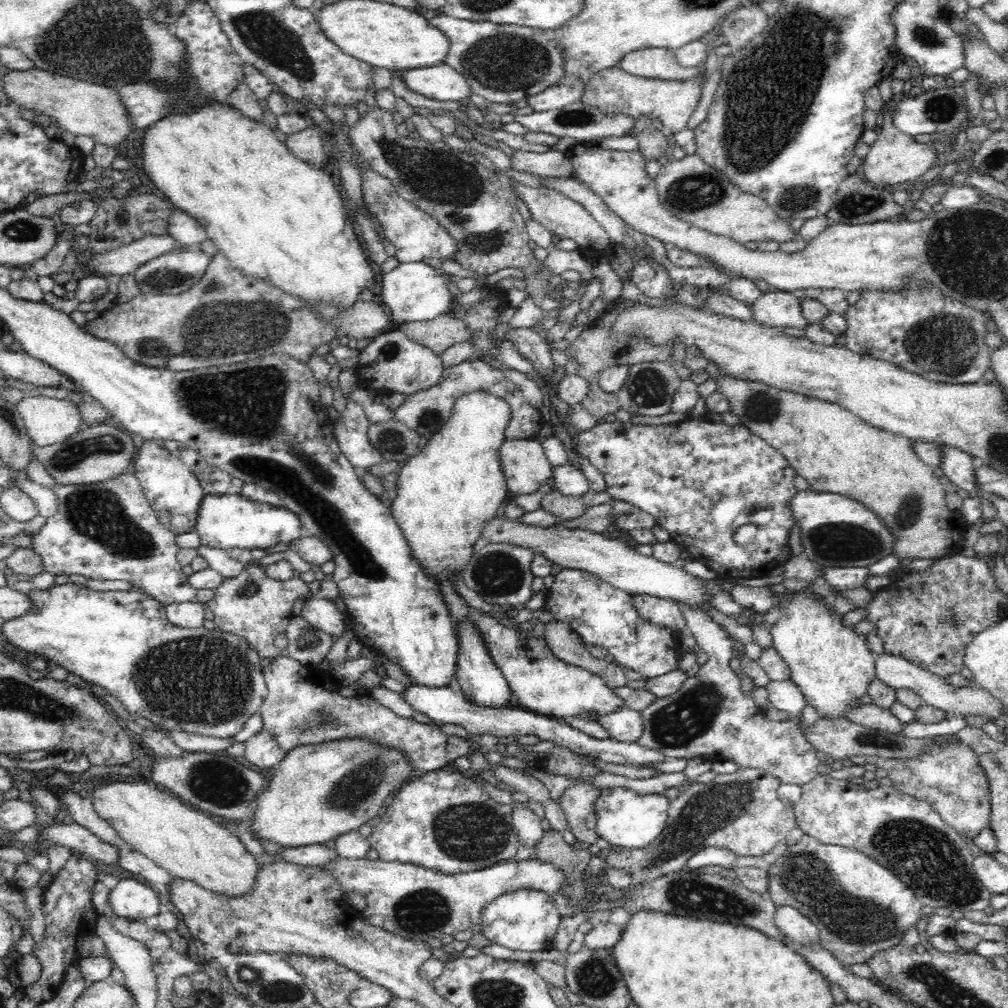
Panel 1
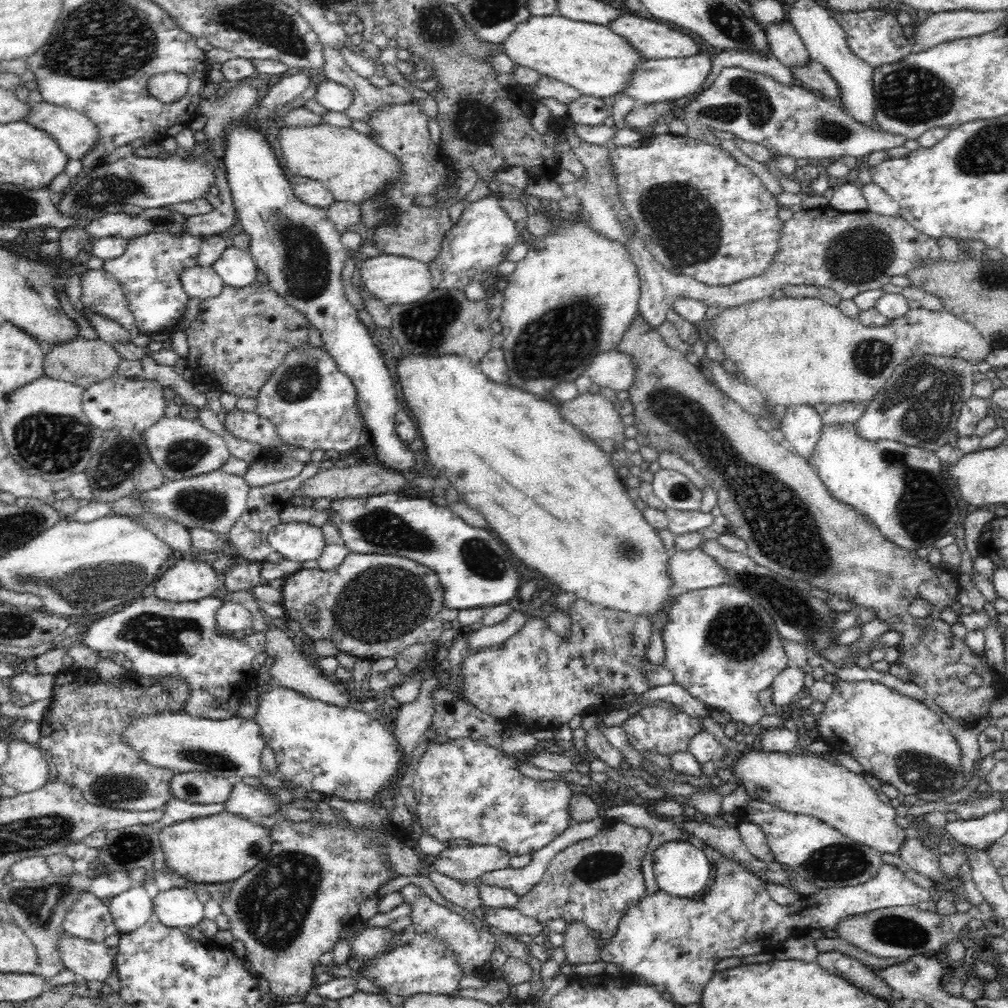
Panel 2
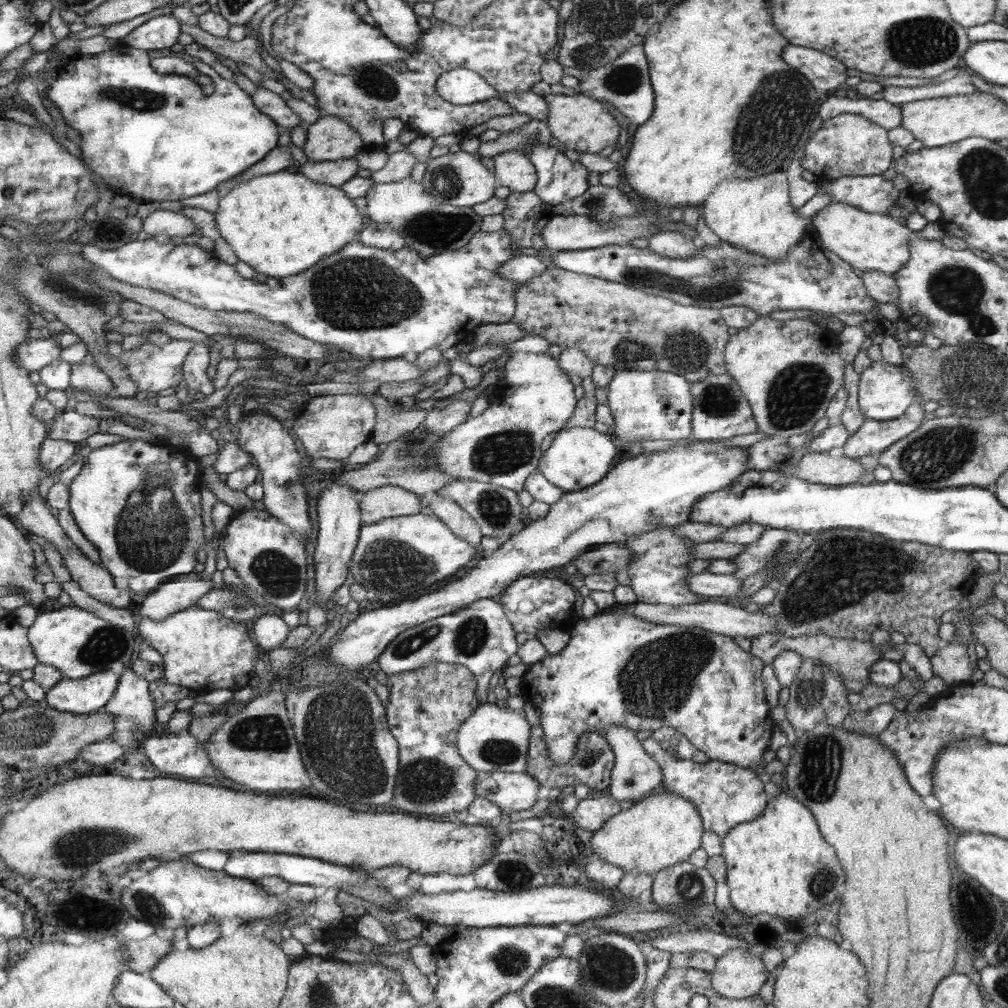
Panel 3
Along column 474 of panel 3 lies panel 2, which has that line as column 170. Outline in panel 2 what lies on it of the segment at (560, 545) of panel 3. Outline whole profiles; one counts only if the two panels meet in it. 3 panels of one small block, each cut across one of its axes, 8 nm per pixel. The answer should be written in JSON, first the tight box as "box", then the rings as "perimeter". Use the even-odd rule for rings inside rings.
{"box":[154,557,220,603],"perimeter":[[[181,557],[154,582],[154,596],[169,603],[192,603],[218,593],[220,580],[210,563]]]}

